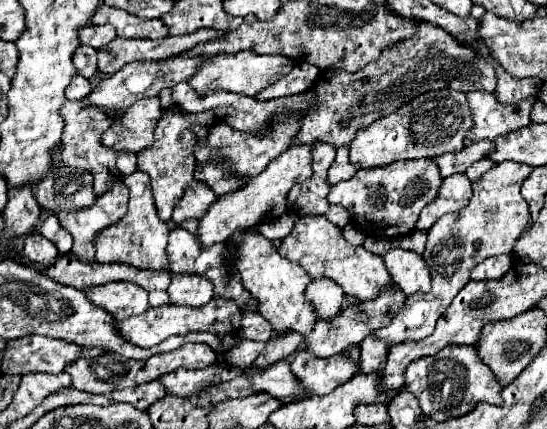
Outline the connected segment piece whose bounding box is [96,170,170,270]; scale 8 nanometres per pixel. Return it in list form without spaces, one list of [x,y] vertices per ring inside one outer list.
[[[136,170],[132,174],[126,174],[122,182],[130,190],[128,214],[124,216],[124,220],[120,220],[120,224],[100,232],[100,240],[96,240],[96,260],[98,262],[124,262],[136,268],[166,270],[164,268],[164,248],[168,244],[170,228],[166,228],[166,222],[162,222],[156,214],[148,174]]]

